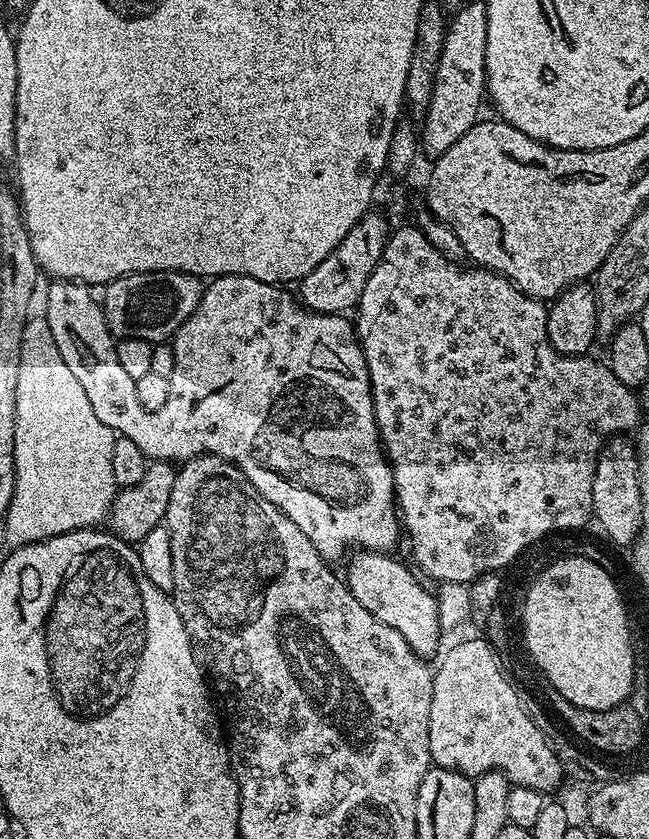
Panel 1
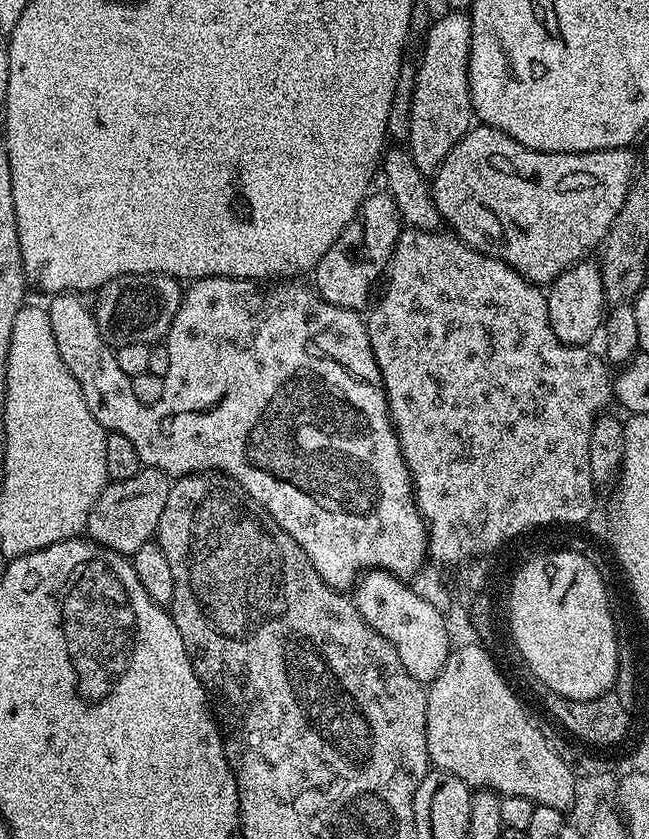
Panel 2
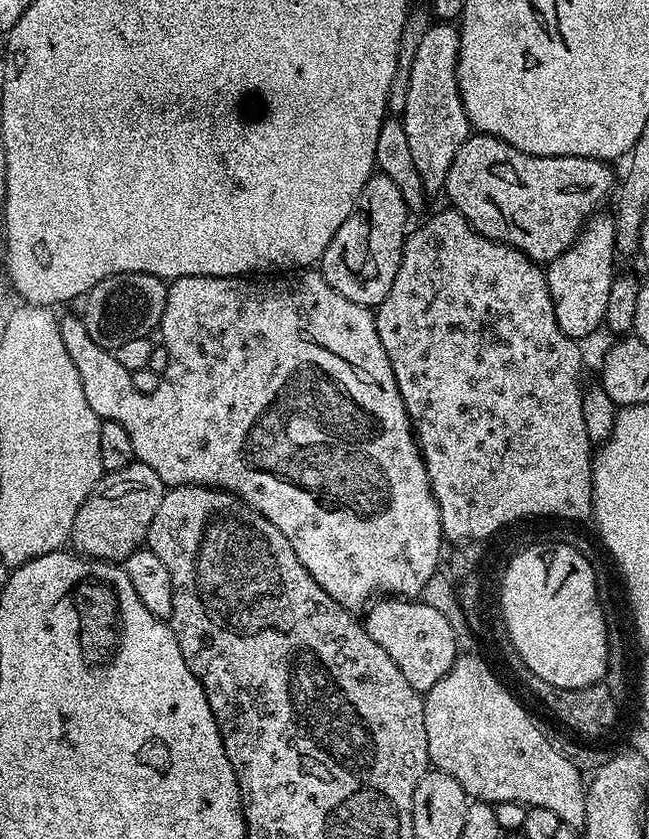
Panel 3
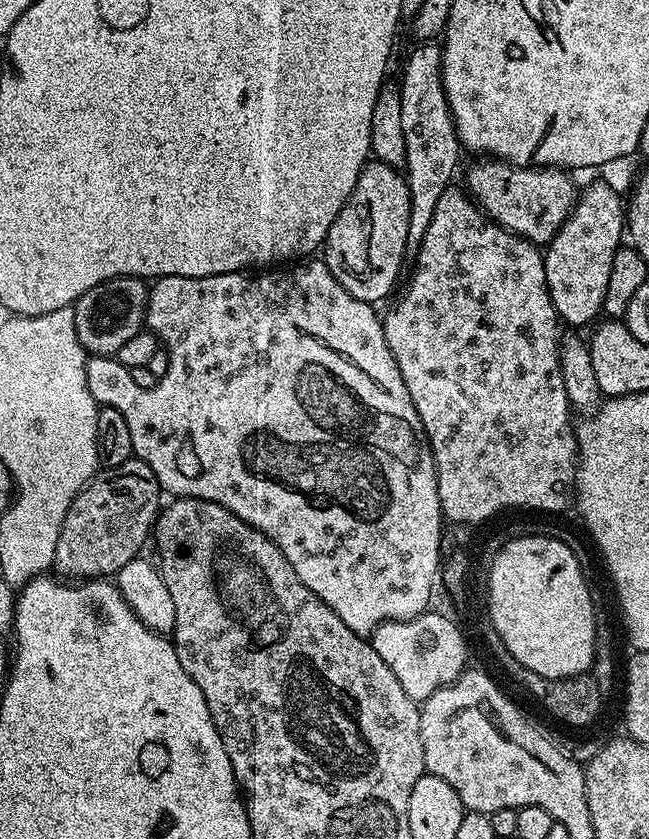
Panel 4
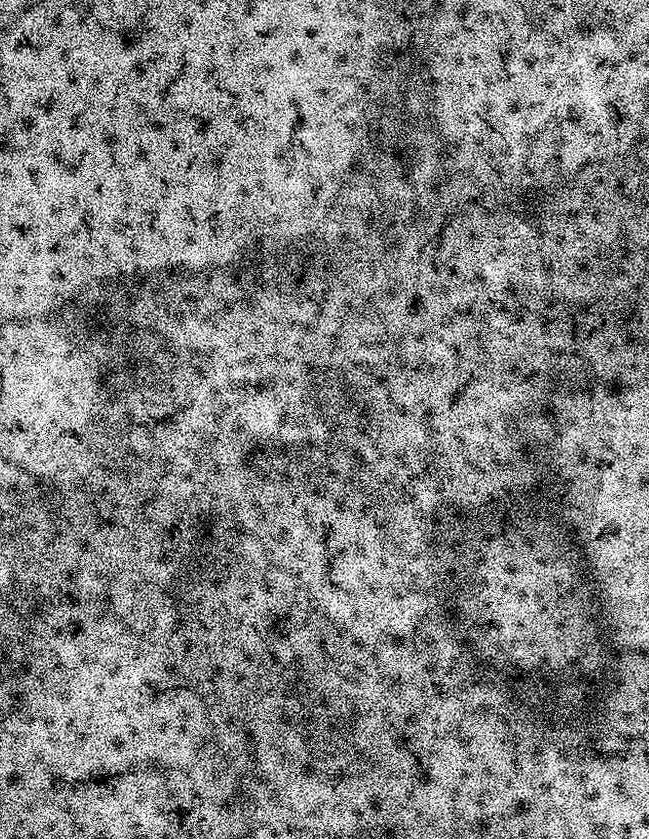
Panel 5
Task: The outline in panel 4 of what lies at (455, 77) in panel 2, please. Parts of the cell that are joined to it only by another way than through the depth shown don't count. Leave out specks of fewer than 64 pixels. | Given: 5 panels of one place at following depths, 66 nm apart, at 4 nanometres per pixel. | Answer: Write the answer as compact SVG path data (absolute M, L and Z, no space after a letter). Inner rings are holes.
M420 42L408 56L404 73L398 79L400 101L402 102L402 135L406 137L406 179L410 190L410 226L406 234L406 253L419 250L426 226L434 218L434 206L438 198L453 183L456 163L460 160L462 149L456 137L456 127L452 121L452 111L446 102L446 94L440 77L441 45L436 42Z

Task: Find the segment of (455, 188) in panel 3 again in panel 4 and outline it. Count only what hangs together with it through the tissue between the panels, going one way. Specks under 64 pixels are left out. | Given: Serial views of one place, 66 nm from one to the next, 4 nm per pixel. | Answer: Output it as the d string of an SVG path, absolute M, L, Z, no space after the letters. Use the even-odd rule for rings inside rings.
M480 158L468 172L466 191L488 219L515 236L522 236L537 246L546 246L554 238L561 222L576 205L578 187L563 168L529 166L515 168L495 158Z

